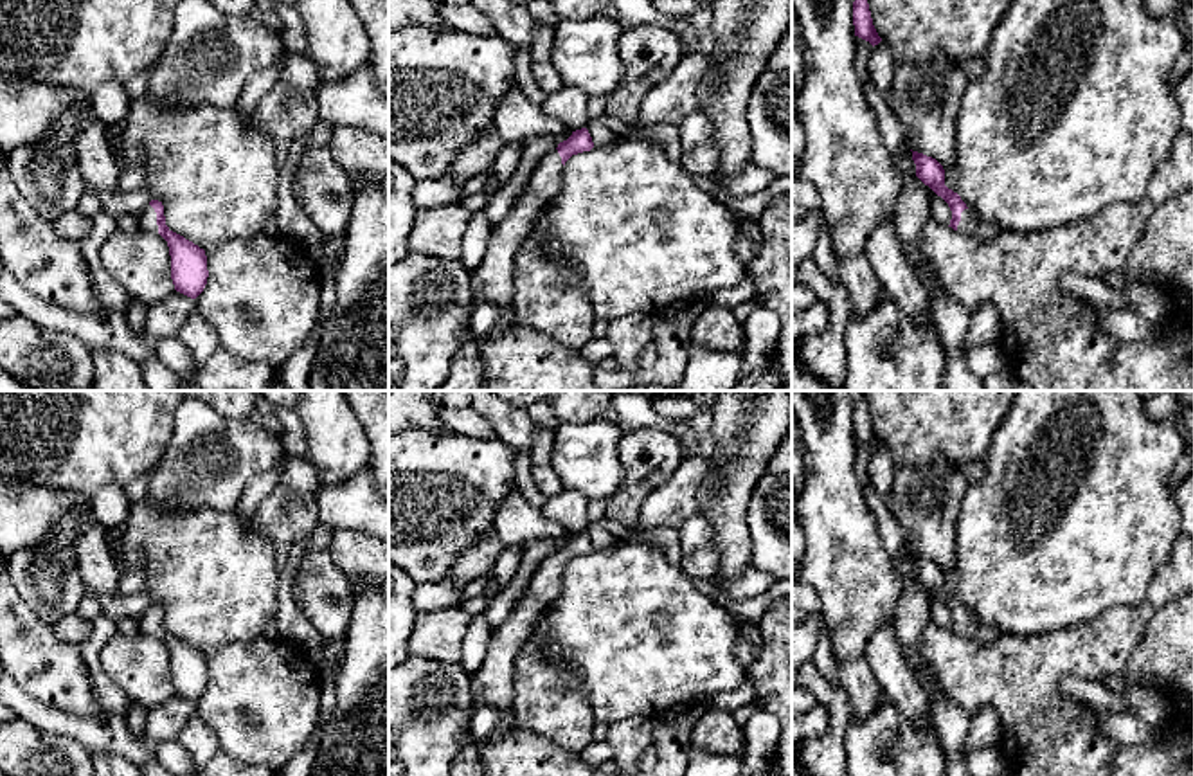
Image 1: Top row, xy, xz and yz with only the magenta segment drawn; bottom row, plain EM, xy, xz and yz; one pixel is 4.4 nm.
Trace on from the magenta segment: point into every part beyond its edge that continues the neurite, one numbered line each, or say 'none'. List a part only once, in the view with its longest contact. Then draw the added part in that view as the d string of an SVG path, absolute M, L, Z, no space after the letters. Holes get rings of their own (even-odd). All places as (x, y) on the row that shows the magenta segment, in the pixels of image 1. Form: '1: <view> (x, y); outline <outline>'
1: xy (146, 216); outline M146 205L146 207L139 212L139 221L140 221L140 229L142 229L142 230L158 234L157 212L155 212L155 209L153 209L151 205Z

